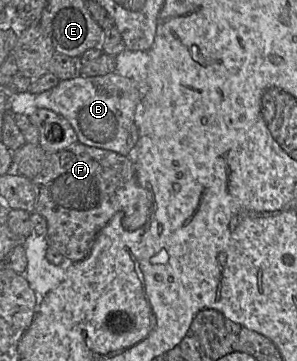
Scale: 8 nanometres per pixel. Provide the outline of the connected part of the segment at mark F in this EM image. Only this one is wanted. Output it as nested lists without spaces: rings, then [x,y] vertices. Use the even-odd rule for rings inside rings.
[[[79,142],[63,150],[48,153],[42,171],[31,179],[35,193],[35,212],[47,222],[46,242],[49,247],[60,252],[67,262],[85,259],[99,231],[117,213],[134,205],[147,191],[138,182],[133,161],[117,152],[91,147]]]

